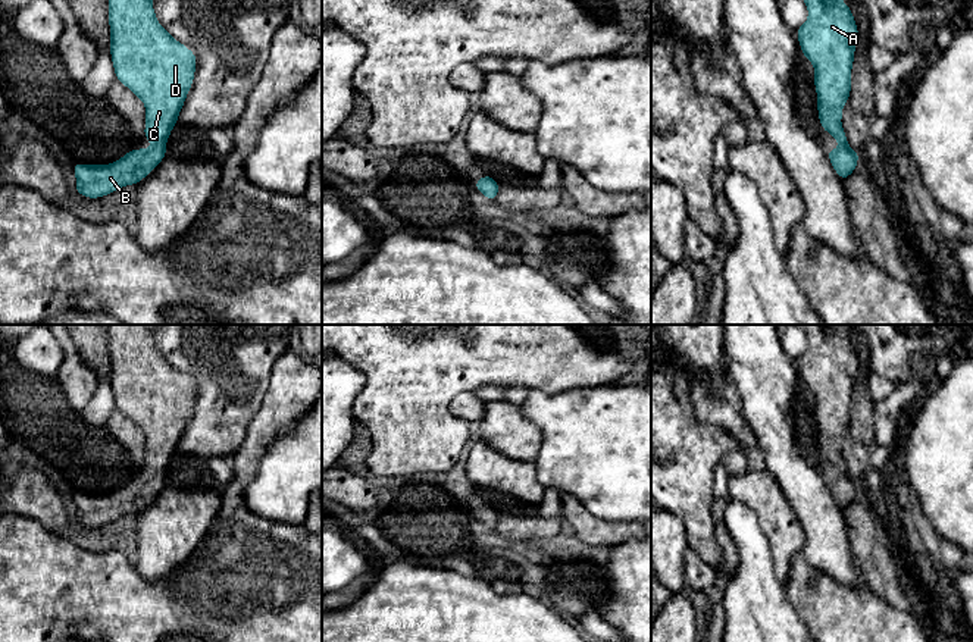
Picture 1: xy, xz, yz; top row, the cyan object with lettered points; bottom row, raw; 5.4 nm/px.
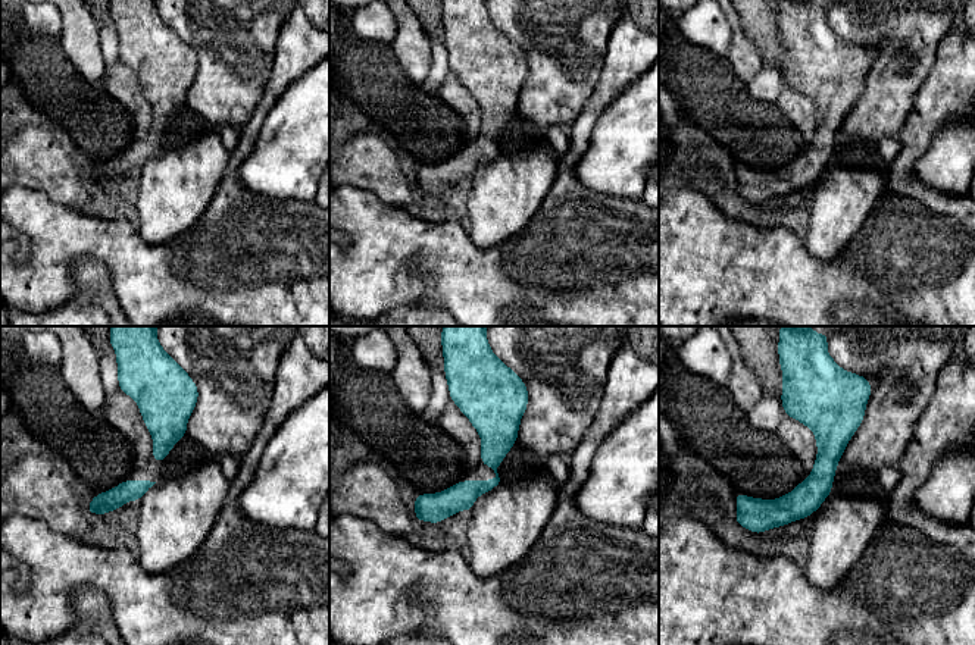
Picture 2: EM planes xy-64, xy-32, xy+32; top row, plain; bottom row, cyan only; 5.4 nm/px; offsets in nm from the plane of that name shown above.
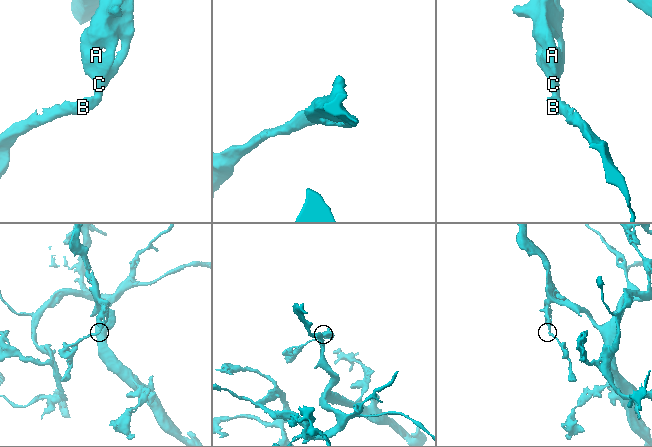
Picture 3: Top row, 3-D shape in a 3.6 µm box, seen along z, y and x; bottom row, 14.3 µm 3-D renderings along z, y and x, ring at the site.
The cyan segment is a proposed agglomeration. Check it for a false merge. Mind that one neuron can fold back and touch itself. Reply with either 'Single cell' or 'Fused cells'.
Single cell

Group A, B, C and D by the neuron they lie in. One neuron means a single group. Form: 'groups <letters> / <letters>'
groups A B C D

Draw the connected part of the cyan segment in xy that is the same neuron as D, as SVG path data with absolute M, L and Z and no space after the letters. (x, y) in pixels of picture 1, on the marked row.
M107 0L110 26L110 57L118 82L128 87L146 106L144 138L153 143L150 148L129 150L123 157L109 165L75 163L75 192L87 198L100 198L118 191L125 185L137 185L166 157L166 143L170 131L178 123L179 112L191 90L195 73L195 53L176 41L157 21L153 0Z

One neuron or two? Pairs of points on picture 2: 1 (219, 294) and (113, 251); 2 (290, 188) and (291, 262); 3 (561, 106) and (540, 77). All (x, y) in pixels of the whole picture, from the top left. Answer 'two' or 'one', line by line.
1: one
2: two
3: one

